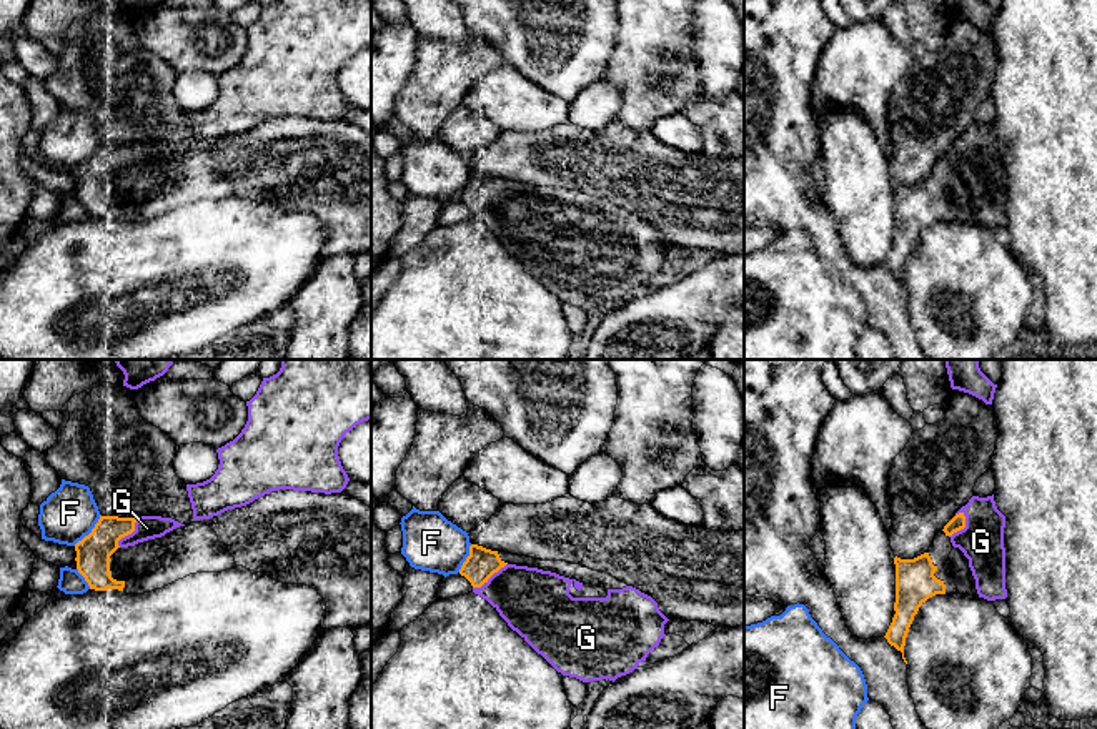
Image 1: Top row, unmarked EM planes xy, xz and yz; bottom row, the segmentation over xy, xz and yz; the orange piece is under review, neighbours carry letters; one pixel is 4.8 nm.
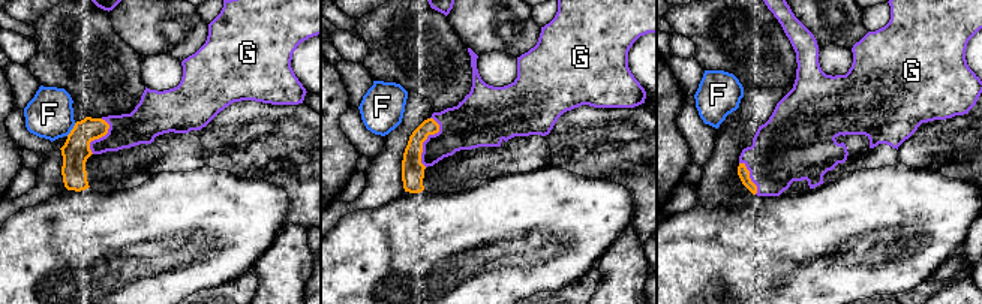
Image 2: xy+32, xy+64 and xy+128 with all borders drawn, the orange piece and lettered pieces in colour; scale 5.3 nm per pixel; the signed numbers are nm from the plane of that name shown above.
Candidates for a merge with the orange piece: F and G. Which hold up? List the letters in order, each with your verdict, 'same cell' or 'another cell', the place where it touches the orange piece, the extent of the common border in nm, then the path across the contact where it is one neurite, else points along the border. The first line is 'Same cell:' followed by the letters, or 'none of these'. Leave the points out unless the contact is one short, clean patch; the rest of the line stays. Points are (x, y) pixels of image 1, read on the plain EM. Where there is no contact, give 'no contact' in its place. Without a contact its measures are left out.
Same cell: G
F: another cell; meets orange in xy at (92, 158); contact 200 nm long
G: same cell; meets orange in yz at (964, 153); contact 140 nm long

